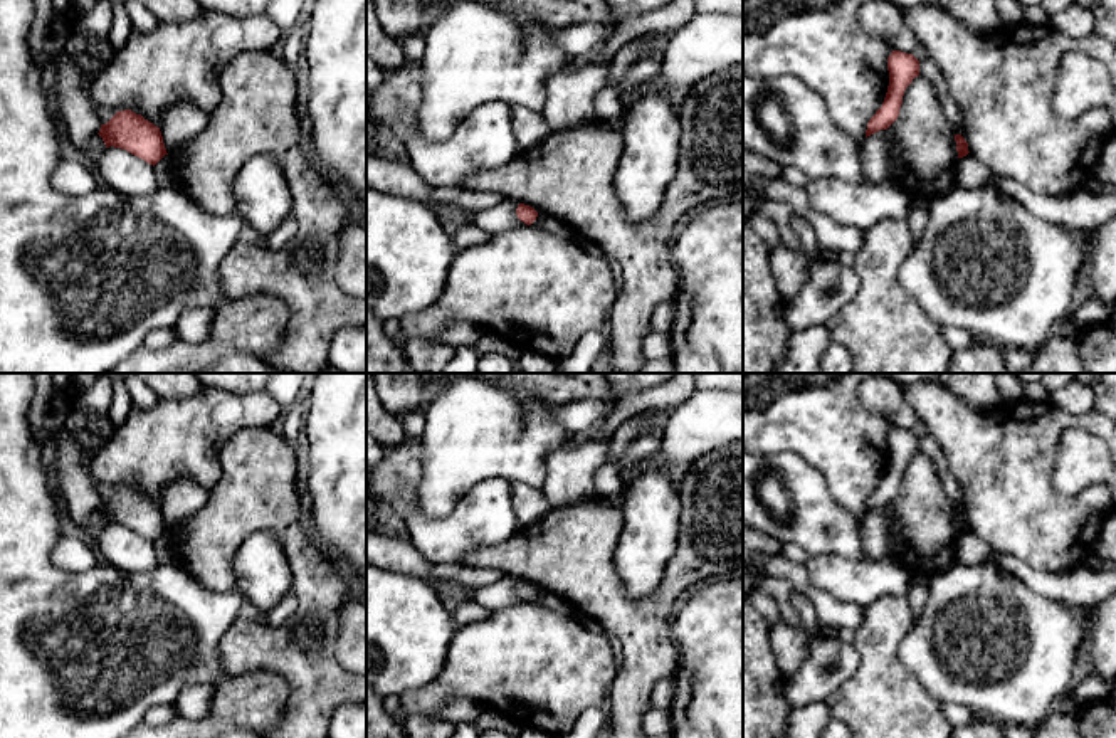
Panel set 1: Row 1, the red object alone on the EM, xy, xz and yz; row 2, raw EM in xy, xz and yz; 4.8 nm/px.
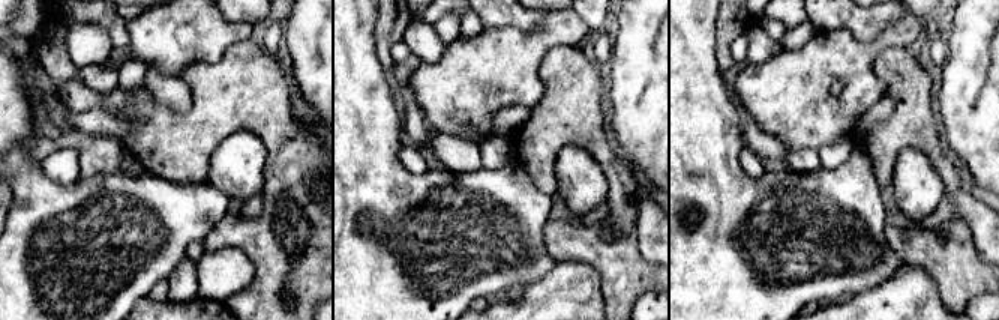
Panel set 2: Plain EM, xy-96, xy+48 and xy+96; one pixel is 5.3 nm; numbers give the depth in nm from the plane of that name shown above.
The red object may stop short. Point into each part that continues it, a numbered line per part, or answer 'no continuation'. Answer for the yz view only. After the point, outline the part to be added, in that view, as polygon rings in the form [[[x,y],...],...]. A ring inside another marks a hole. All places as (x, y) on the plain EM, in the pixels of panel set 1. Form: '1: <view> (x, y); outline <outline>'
no continuation

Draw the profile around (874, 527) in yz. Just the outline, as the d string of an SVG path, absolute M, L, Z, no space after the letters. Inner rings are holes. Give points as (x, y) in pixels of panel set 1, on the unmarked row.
M881 506L859 521L859 540L862 560L879 560L889 555L889 523L891 514L887 506Z

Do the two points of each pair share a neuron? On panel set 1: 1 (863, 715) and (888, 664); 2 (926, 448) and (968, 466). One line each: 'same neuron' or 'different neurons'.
1: same neuron
2: different neurons

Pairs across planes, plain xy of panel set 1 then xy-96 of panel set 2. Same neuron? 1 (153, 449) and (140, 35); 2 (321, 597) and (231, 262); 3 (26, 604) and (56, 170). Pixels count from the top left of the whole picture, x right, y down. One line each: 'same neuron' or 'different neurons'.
1: same neuron
2: different neurons
3: different neurons

